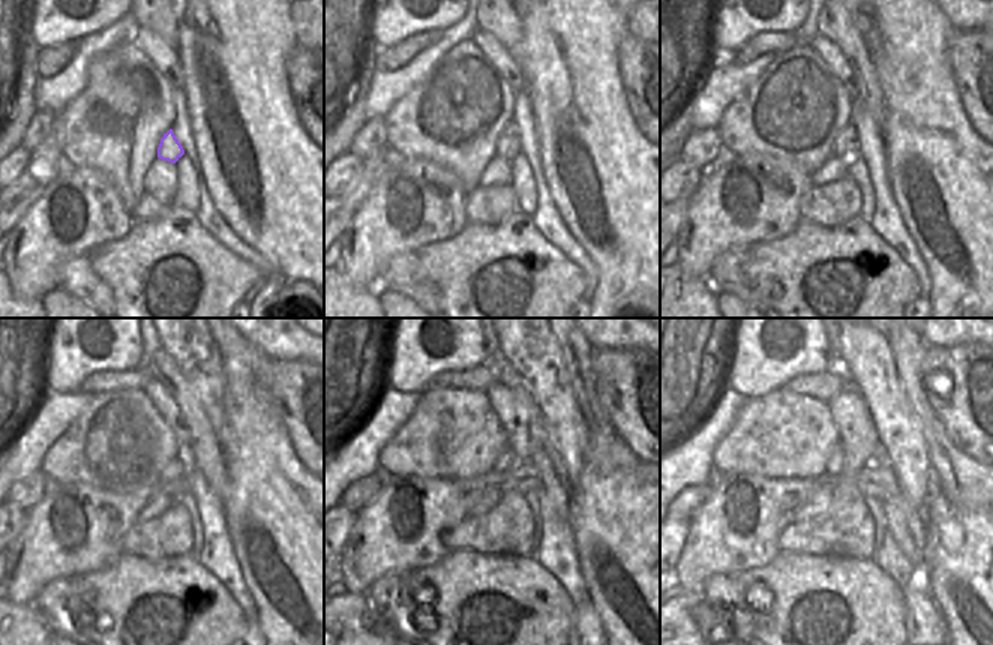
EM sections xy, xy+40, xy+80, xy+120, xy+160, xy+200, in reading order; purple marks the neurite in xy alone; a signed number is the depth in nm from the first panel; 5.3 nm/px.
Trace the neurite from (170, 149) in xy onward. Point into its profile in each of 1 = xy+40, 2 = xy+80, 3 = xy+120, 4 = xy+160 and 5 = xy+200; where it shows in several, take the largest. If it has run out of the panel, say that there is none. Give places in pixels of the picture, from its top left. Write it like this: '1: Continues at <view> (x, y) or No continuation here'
1: Continues at xy+40 (509, 143)
2: Continues at xy+80 (845, 147)
3: Continues at xy+120 (173, 470)
4: Continues at xy+160 (506, 461)
5: Continues at xy+200 (836, 459)

